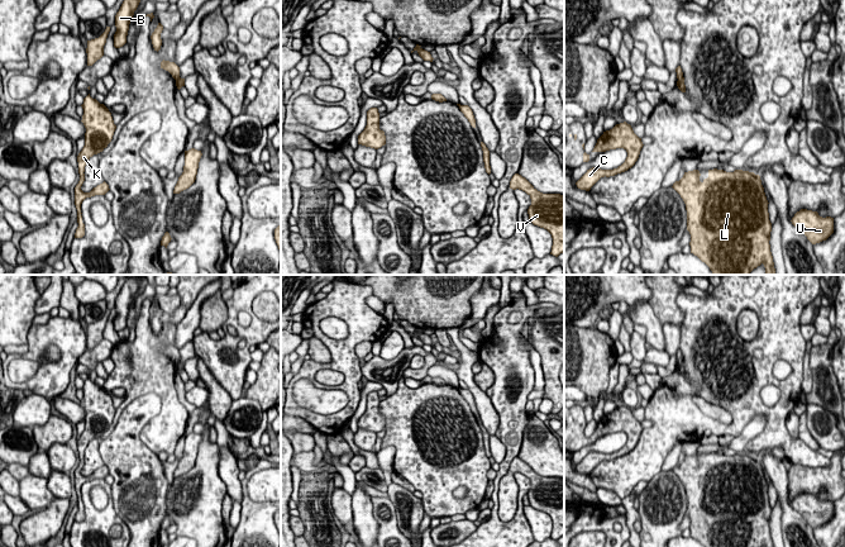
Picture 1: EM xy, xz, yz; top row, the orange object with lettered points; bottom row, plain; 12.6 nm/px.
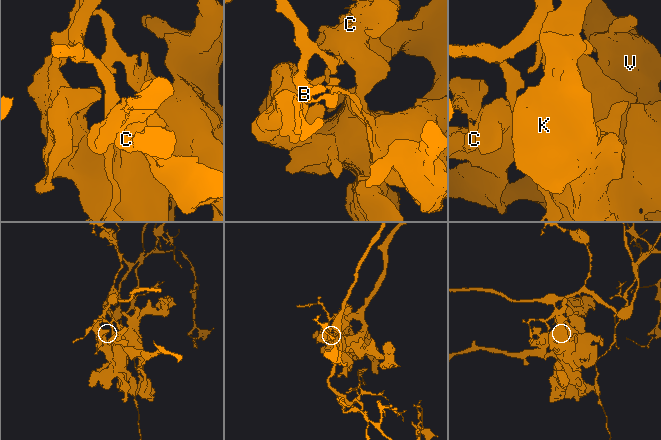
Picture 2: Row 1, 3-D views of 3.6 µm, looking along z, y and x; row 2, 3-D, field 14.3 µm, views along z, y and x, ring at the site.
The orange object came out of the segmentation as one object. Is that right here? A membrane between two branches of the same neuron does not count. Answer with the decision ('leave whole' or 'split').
split

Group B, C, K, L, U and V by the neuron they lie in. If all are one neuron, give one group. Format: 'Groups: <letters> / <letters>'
Groups: B / C K L U V

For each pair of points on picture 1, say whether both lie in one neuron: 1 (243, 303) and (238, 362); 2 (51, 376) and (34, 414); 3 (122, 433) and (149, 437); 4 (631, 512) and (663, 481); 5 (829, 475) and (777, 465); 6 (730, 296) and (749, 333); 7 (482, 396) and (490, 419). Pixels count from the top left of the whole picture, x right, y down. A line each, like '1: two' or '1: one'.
1: one
2: two
3: two
4: two
5: two
6: two
7: one

